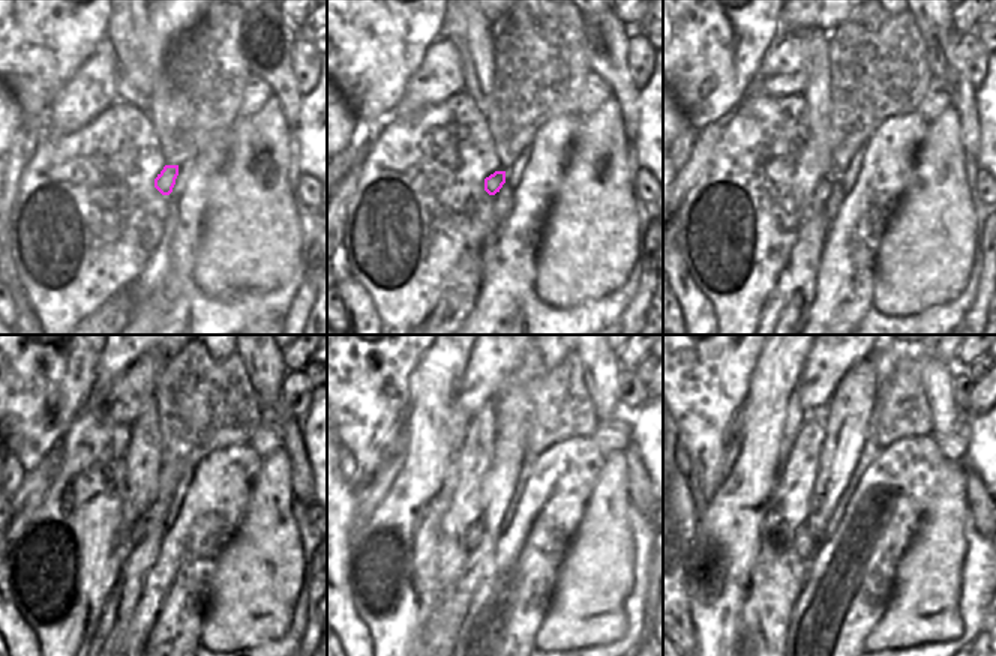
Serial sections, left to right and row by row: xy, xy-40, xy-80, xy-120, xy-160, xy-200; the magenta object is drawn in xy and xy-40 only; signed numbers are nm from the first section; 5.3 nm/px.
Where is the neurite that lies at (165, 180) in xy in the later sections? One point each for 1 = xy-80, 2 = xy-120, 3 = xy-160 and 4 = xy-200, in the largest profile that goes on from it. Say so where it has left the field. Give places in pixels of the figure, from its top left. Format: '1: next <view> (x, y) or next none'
1: next xy-80 (824, 189)
2: next xy-120 (138, 529)
3: next xy-160 (473, 535)
4: next xy-200 (804, 542)

